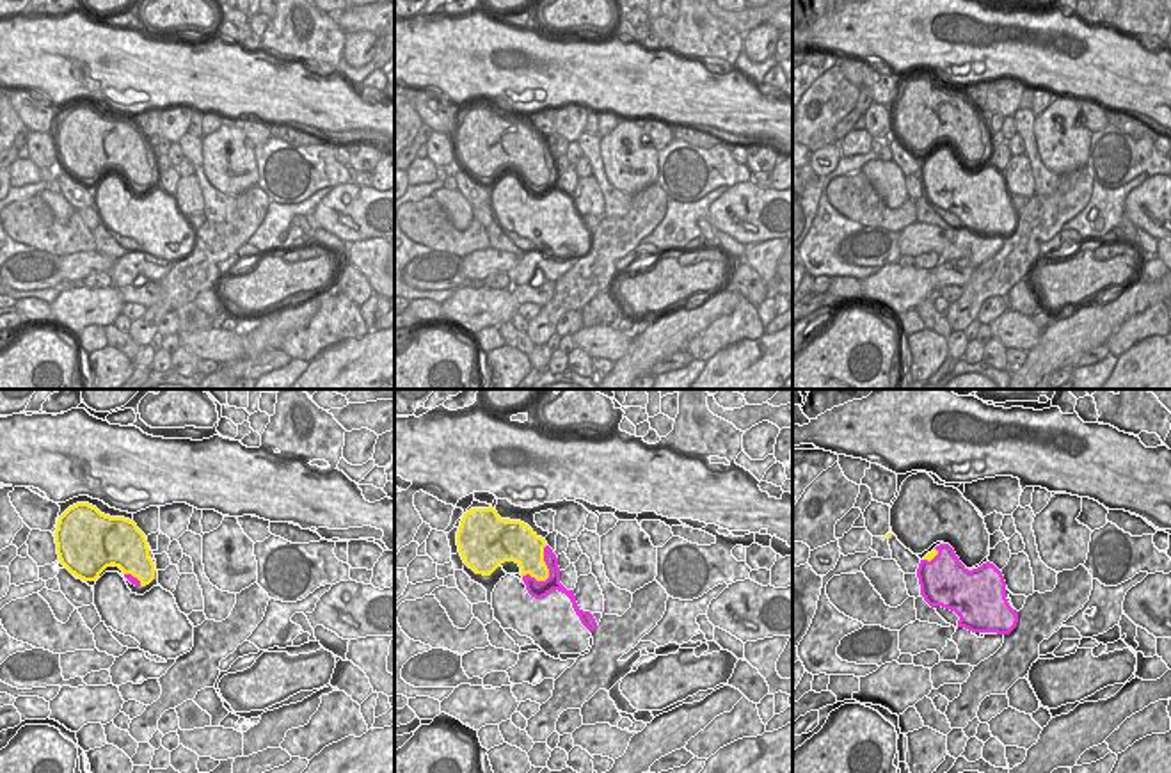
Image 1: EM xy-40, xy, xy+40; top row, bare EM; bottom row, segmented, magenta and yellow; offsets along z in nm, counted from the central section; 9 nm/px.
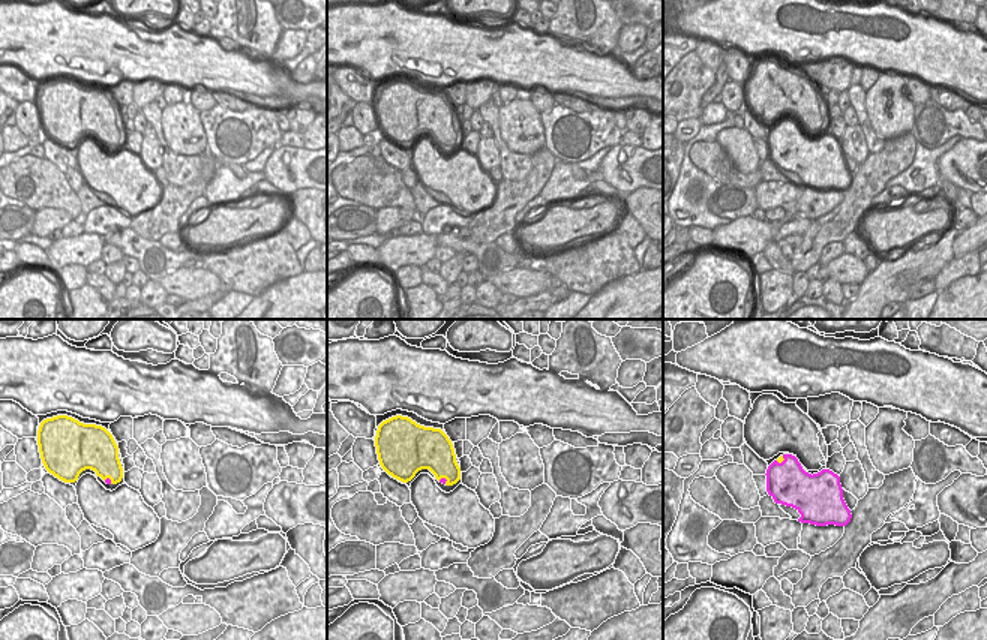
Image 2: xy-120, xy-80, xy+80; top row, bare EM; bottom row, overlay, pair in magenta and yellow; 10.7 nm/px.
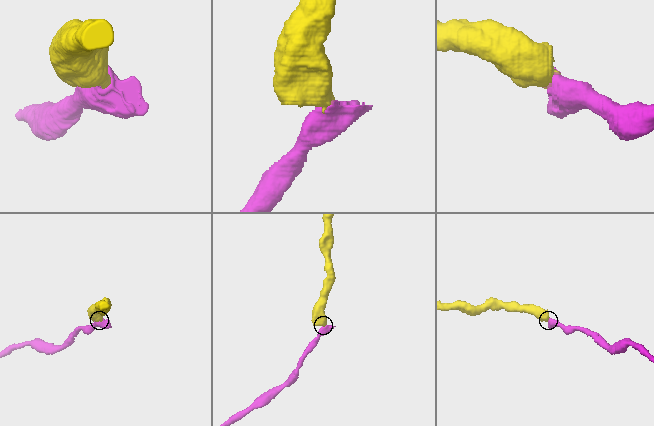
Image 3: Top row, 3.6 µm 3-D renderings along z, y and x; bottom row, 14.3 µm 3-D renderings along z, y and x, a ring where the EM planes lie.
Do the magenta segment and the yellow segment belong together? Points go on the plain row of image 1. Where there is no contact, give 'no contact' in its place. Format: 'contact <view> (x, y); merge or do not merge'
contact xy (549, 176); do not merge

